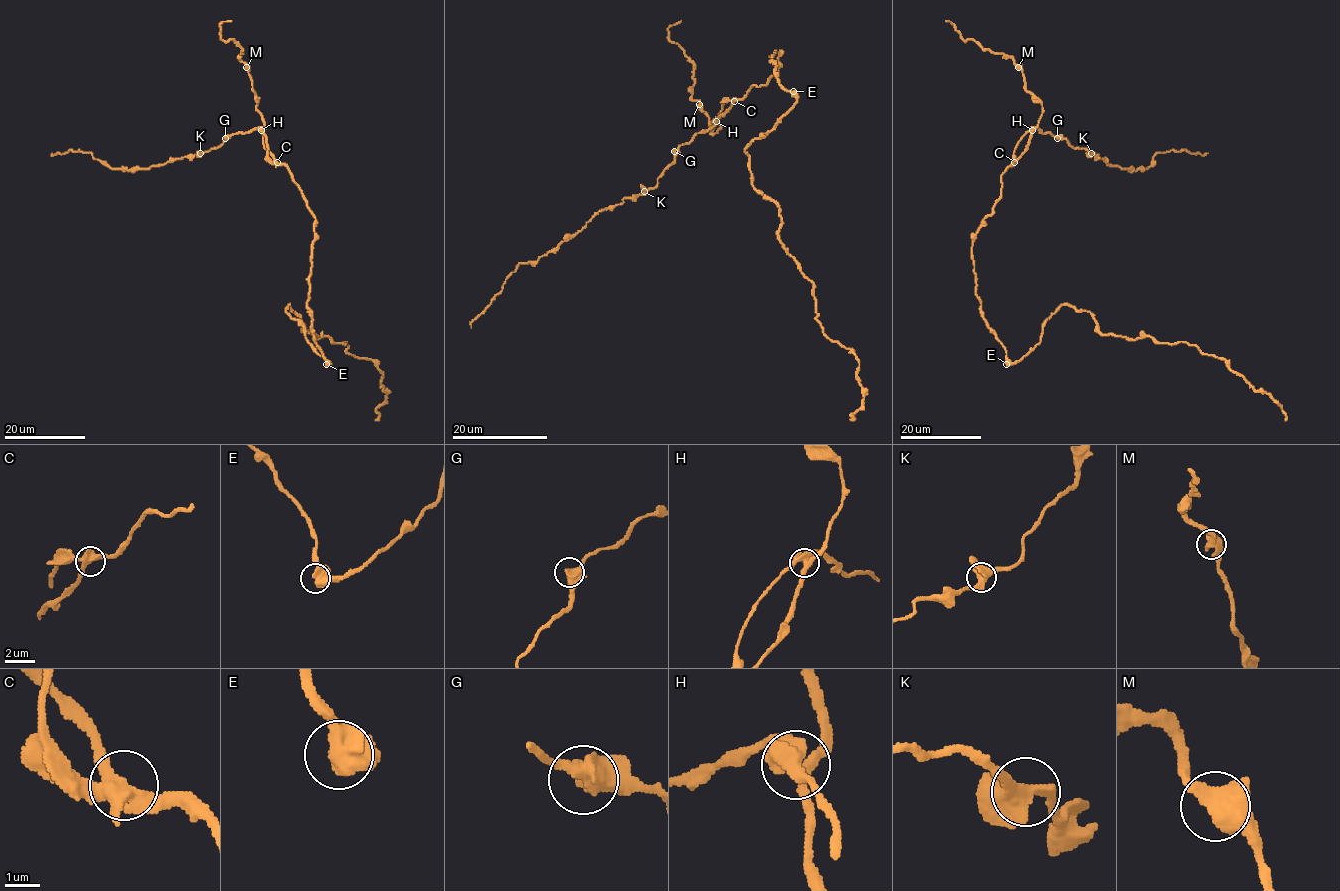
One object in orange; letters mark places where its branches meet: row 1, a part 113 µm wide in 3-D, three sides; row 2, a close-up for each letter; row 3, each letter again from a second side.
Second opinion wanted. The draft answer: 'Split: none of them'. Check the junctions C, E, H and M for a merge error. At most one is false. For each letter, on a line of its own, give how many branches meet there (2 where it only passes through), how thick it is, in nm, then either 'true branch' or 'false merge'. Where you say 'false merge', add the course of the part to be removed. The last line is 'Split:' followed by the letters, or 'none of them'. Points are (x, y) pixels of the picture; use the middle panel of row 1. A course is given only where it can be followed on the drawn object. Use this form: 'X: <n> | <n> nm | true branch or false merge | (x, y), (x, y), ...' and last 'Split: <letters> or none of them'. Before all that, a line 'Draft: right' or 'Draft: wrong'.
Draft: right
C: 4 | 400 nm | true branch
E: 3 | 480 nm | true branch
H: 4 | 460 nm | true branch
M: 3 | 420 nm | true branch
Split: none of them

